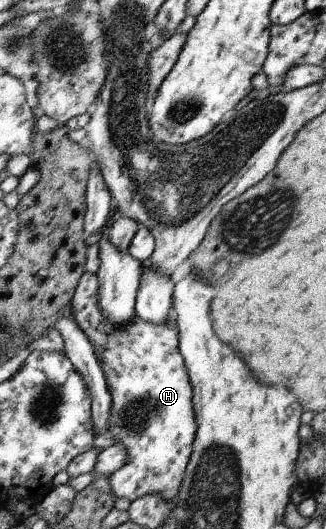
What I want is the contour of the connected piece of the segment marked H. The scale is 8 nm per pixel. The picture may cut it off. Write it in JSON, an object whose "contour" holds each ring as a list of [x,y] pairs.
{"contour":[[[84,271],[70,302],[70,316],[94,346],[94,353],[100,360],[102,371],[111,395],[111,410],[107,419],[107,437],[111,436],[127,451],[126,463],[109,475],[113,496],[127,498],[129,502],[159,495],[171,504],[182,485],[195,438],[195,413],[192,405],[192,384],[190,383],[183,355],[178,347],[178,326],[175,316],[162,323],[152,323],[135,317],[126,325],[110,323],[98,303],[97,275]]]}

